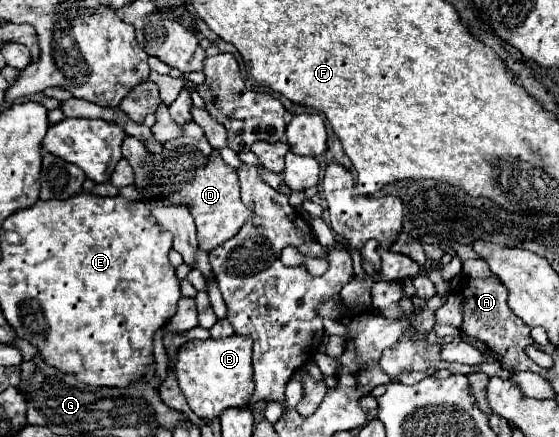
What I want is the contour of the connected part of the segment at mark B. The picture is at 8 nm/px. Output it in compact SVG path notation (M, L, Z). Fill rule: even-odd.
M231 335L225 339L187 341L179 355L175 375L179 389L187 397L193 413L205 421L217 419L229 407L247 407L253 395L253 365L251 365L253 339Z

